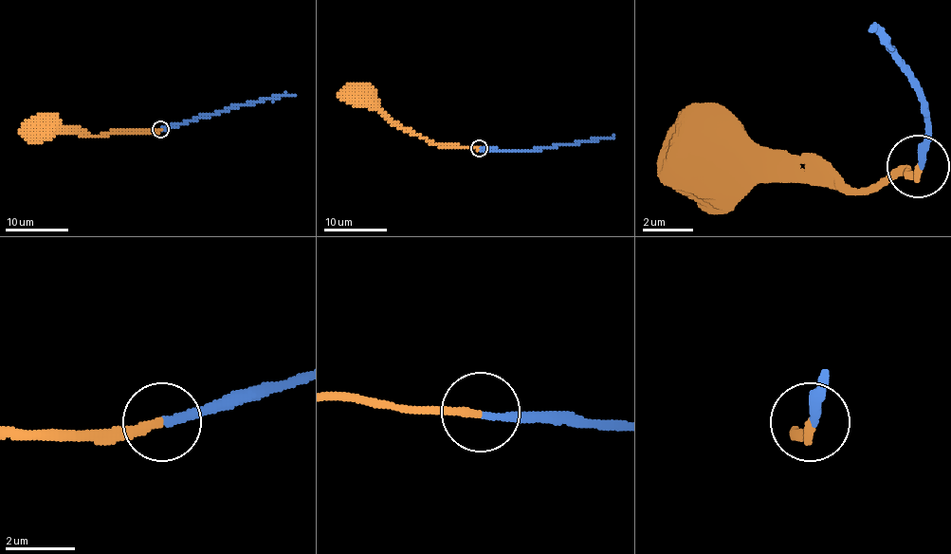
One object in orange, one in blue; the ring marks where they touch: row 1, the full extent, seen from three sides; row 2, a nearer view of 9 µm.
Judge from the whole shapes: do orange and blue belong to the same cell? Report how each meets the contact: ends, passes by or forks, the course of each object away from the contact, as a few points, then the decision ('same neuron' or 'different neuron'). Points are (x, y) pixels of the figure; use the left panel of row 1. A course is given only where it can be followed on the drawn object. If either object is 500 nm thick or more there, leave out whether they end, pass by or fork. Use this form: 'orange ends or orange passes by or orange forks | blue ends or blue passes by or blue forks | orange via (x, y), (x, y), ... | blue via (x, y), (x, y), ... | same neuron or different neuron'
orange ends | blue ends | orange via (161, 129), (81, 136), (76, 131), (48, 131), (44, 124) | blue via (161, 129), (238, 105), (280, 96), (294, 96) | same neuron

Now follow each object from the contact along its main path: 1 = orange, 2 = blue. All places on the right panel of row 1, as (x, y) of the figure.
1: (917, 164), (872, 190), (835, 190), (816, 171), (697, 171), (704, 145)
2: (917, 164), (929, 133), (923, 101), (879, 32), (867, 32)

